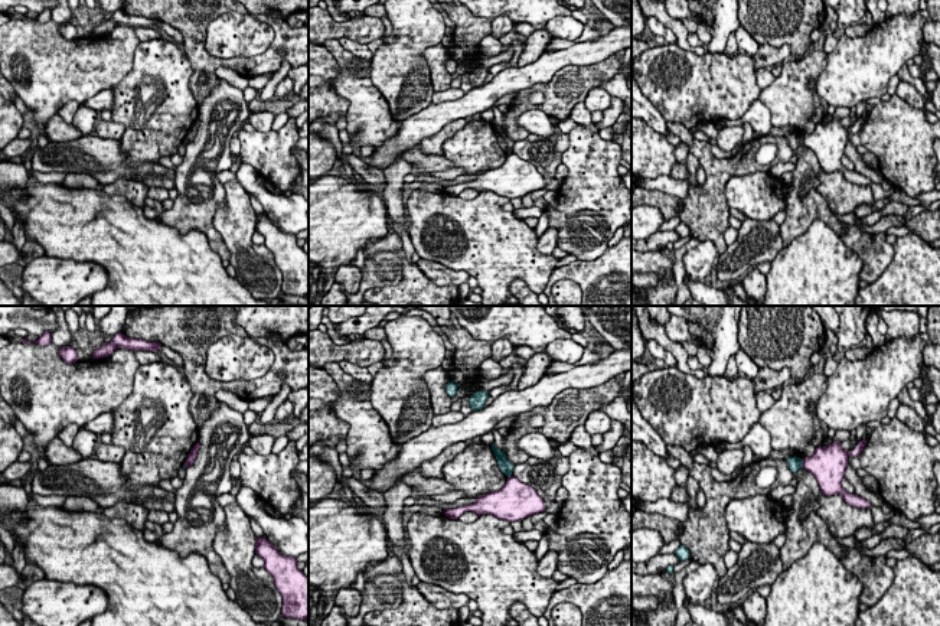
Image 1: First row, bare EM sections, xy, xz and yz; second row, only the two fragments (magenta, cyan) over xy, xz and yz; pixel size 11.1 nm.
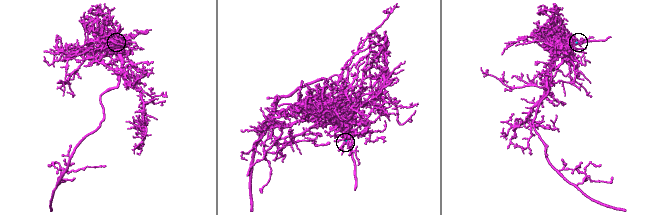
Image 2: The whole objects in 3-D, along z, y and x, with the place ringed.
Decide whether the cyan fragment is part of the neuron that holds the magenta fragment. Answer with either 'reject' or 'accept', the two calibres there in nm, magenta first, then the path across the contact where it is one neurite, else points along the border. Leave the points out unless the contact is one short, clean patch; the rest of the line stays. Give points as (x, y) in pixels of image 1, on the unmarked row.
reject; 360 nm thick on the magenta side, 160 nm on the other; border along yz (800, 136), (803, 143)

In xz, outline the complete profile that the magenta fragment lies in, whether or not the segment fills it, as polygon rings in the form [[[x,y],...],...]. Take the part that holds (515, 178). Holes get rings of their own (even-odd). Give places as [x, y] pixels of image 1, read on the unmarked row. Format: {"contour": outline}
{"contour": [[[510,153],[500,167],[480,173],[473,182],[447,186],[444,192],[450,196],[458,196],[467,188],[476,189],[479,193],[490,190],[499,196],[512,199],[544,189],[545,179],[536,166]]]}

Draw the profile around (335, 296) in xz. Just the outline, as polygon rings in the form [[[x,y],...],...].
[[[333,283],[327,294],[322,299],[320,306],[346,306],[347,294],[340,290],[340,283]]]

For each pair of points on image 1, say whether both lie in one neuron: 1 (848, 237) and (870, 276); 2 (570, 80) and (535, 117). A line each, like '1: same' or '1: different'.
1: same
2: different

